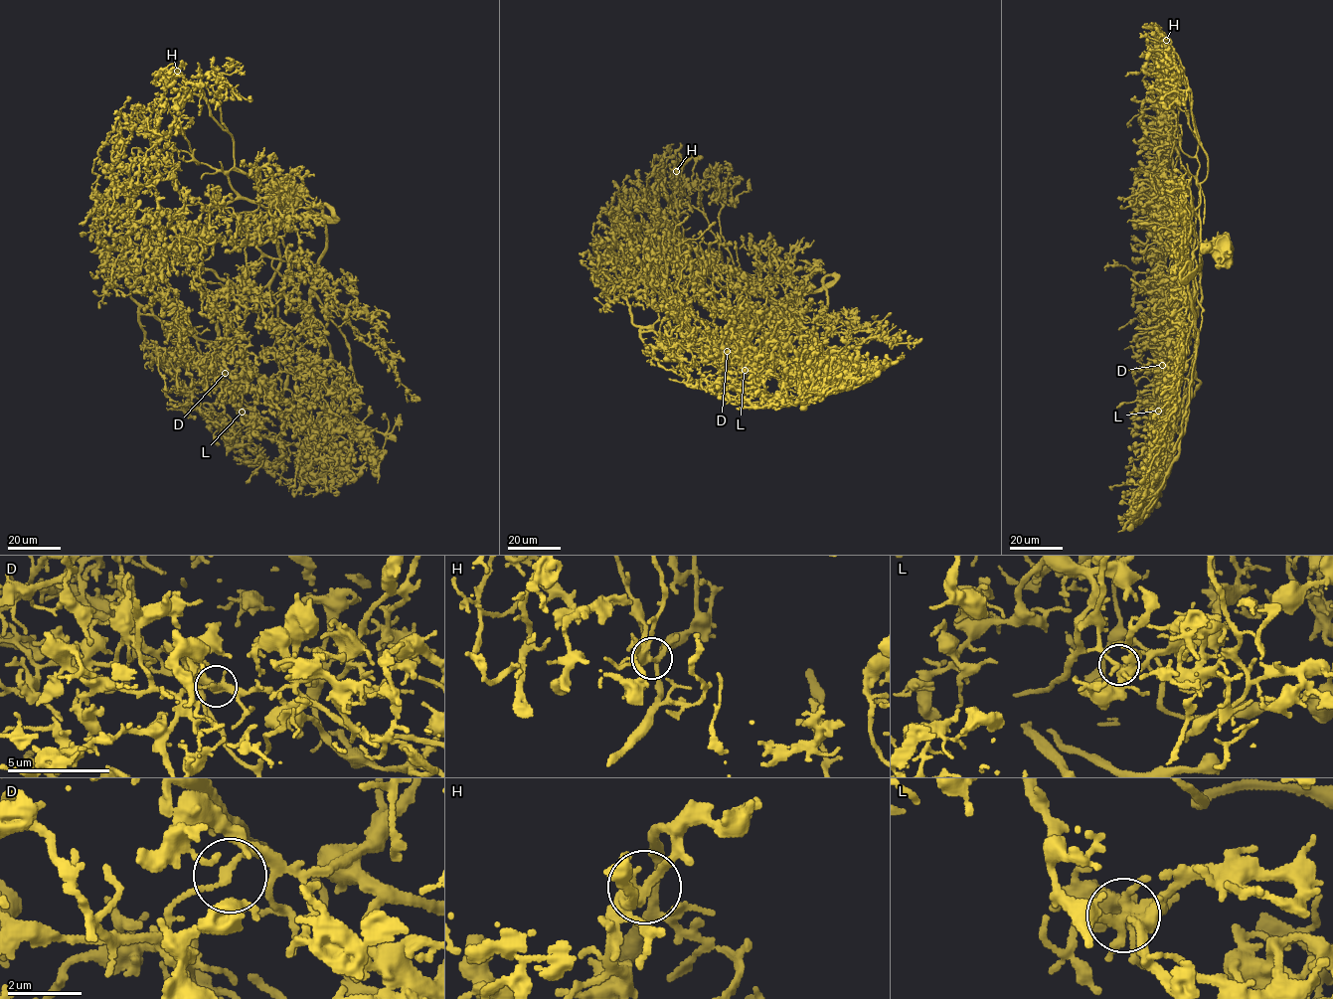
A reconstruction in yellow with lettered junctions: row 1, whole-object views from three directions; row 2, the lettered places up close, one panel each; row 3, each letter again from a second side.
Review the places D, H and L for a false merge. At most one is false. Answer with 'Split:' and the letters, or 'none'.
Split: none

